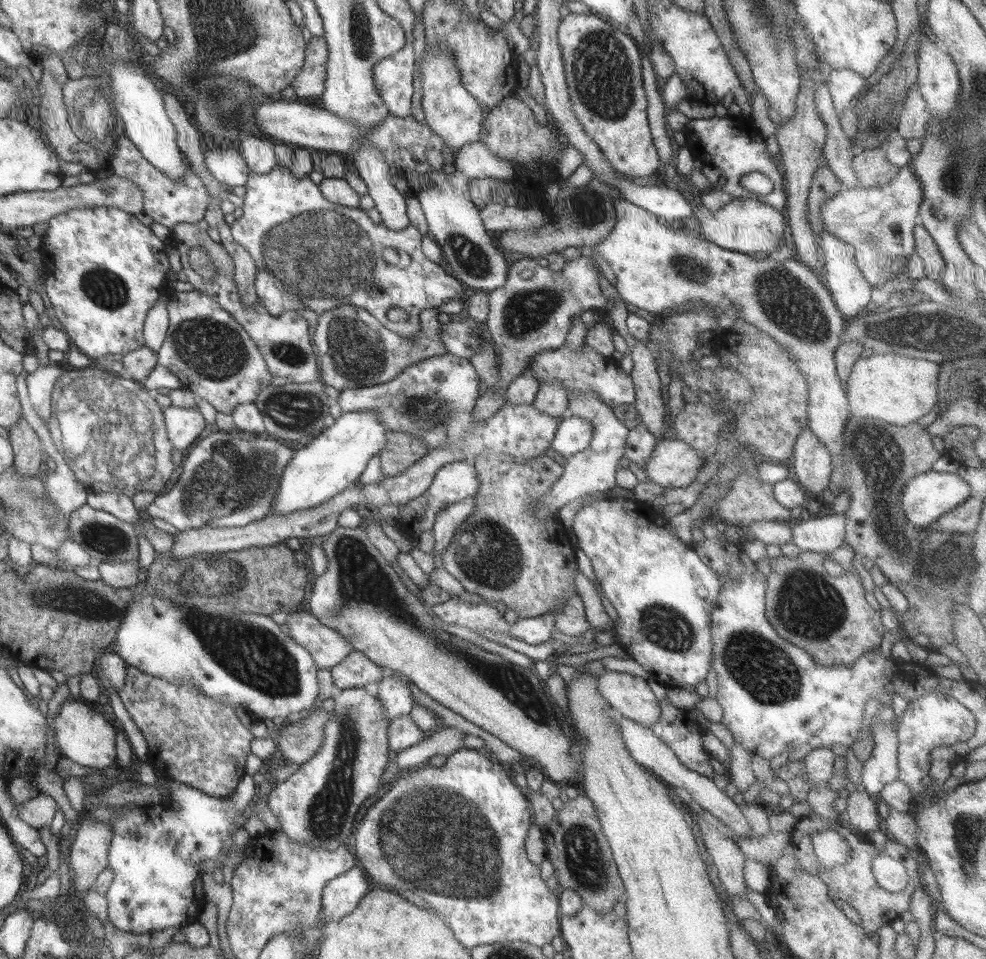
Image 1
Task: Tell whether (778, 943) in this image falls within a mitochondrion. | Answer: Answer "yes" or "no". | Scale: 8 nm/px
no

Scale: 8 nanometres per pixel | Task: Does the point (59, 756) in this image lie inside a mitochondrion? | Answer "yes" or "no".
no

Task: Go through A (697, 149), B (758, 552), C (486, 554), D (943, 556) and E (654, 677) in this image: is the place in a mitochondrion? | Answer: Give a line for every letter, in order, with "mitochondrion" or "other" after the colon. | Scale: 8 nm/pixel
A: other
B: other
C: mitochondrion
D: mitochondrion
E: other

